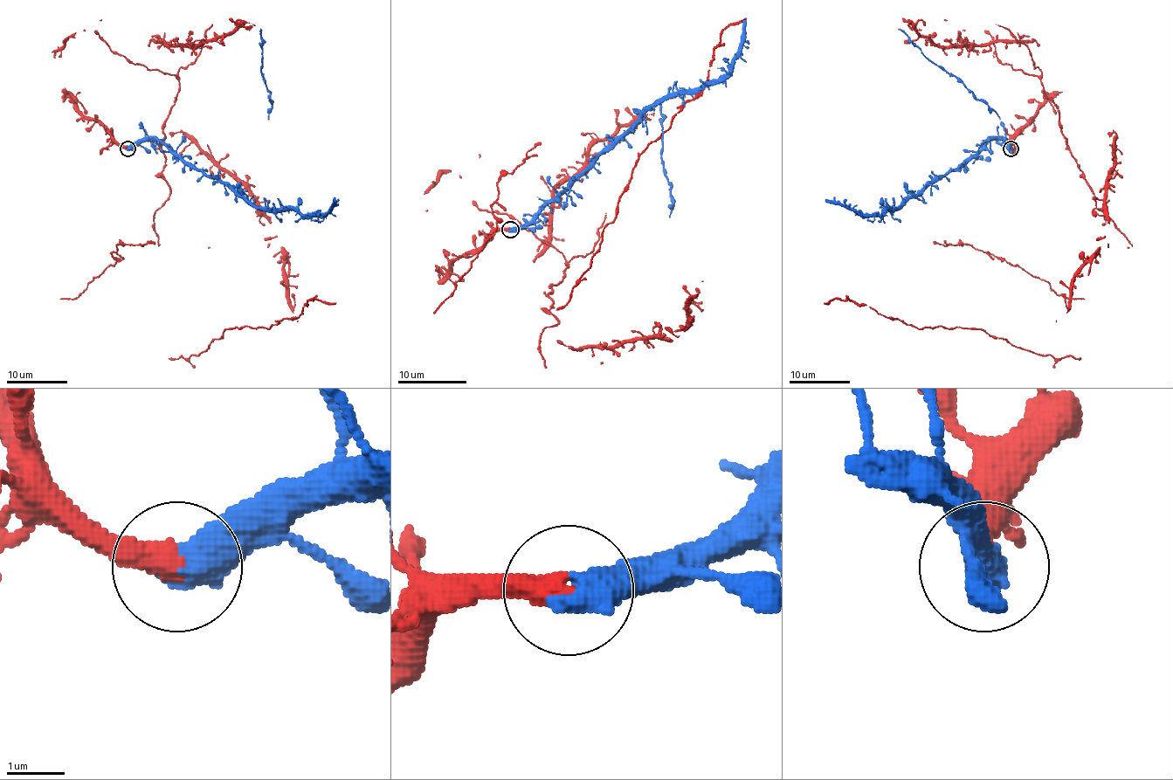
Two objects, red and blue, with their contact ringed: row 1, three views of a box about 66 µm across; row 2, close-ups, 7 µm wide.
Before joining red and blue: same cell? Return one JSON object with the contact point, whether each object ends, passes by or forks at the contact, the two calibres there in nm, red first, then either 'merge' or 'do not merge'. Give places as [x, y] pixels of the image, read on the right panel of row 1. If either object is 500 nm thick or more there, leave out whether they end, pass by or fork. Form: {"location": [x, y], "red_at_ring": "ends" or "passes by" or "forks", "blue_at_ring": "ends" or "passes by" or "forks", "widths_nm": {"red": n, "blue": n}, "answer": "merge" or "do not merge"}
{"location": [1010, 148], "widths_nm": {"red": 460, "blue": 650}, "answer": "merge"}

